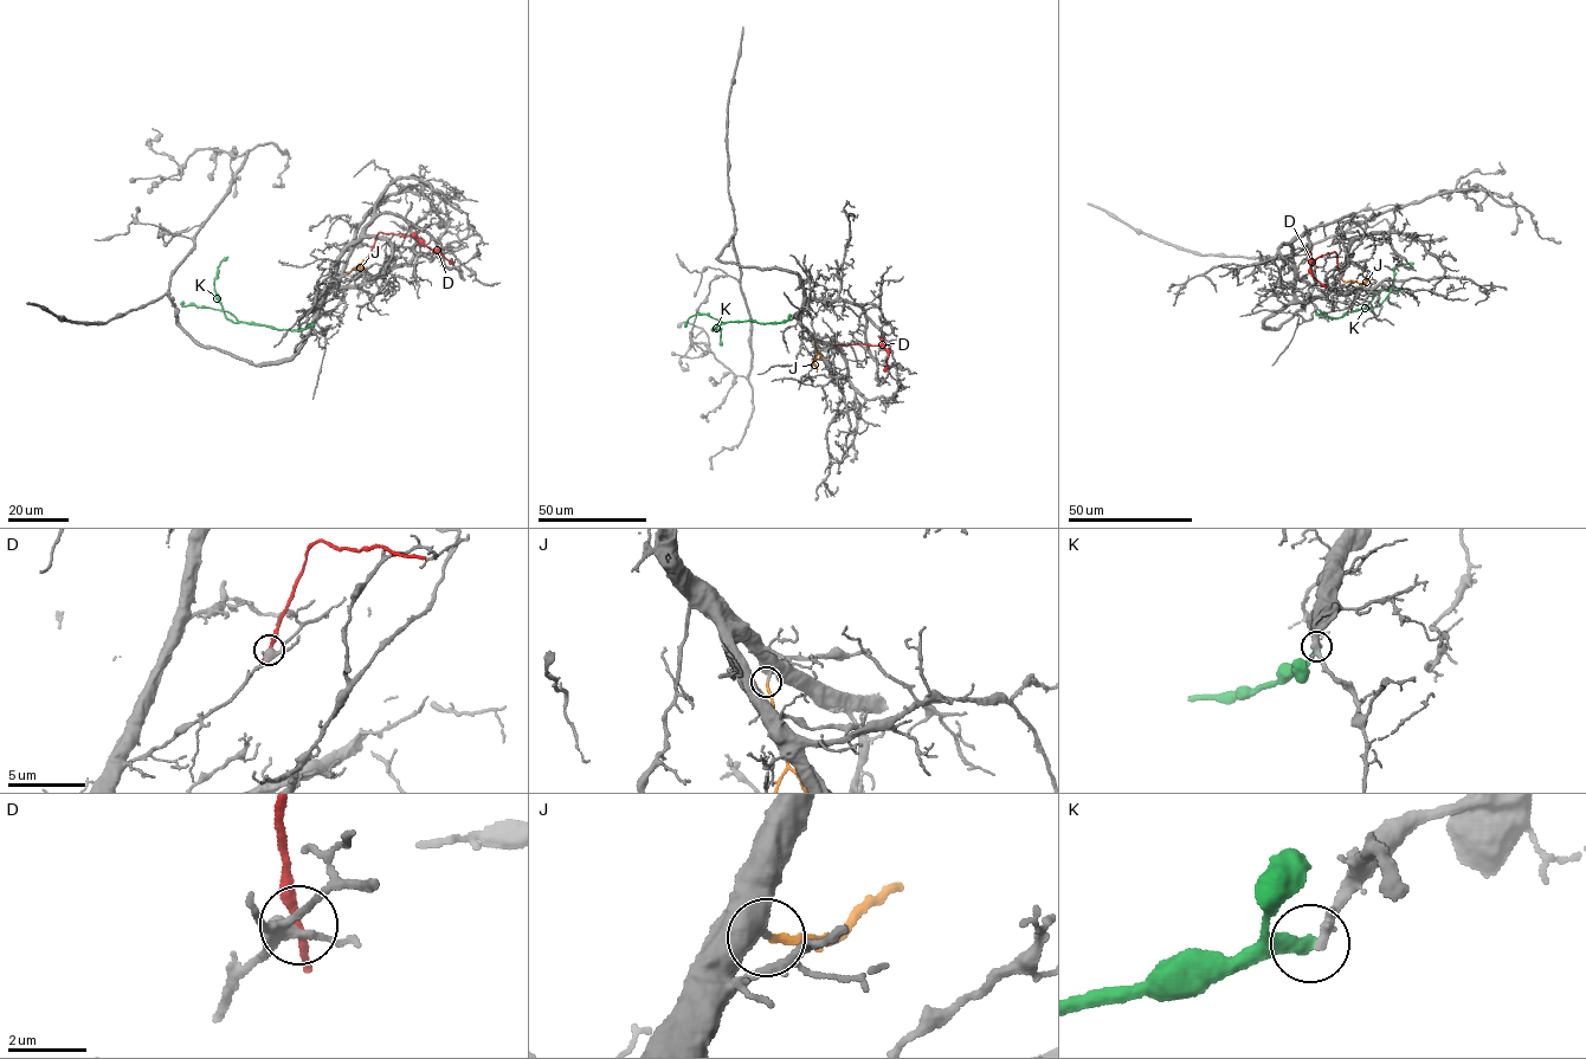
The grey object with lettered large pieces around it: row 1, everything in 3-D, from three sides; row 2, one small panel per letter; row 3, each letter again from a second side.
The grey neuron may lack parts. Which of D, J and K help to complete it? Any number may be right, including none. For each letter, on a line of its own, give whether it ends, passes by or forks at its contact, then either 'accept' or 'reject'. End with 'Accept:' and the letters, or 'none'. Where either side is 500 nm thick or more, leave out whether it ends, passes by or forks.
D: it passes by | reject
J: it ends | accept
K: it ends | reject
Accept: J

